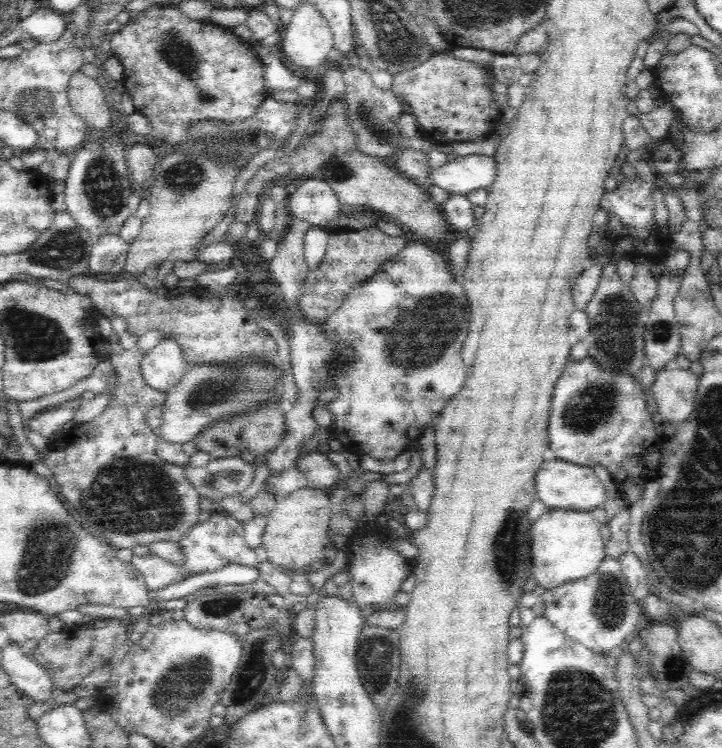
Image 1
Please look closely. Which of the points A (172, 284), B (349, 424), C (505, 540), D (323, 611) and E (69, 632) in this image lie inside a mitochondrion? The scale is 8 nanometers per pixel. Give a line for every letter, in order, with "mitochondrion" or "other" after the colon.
A: other
B: other
C: mitochondrion
D: other
E: other

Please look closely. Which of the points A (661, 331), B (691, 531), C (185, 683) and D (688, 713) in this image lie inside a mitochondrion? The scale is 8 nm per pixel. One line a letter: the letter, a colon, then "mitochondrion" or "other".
A: mitochondrion
B: mitochondrion
C: mitochondrion
D: other

